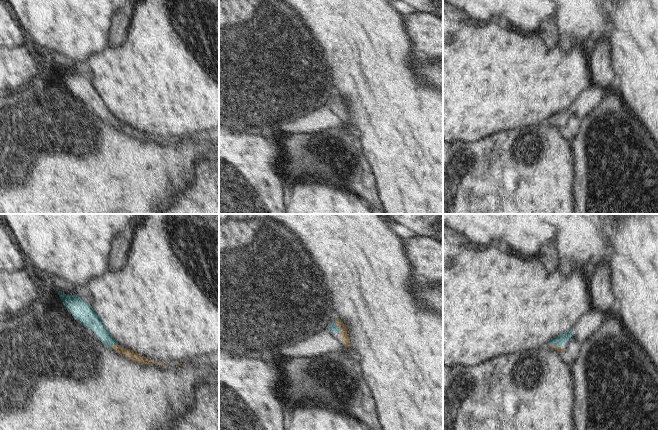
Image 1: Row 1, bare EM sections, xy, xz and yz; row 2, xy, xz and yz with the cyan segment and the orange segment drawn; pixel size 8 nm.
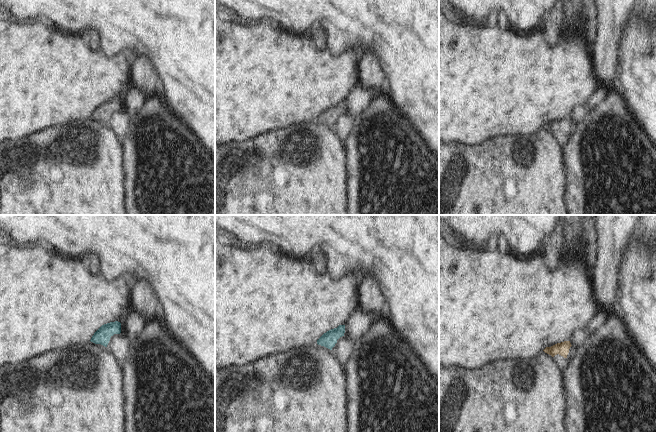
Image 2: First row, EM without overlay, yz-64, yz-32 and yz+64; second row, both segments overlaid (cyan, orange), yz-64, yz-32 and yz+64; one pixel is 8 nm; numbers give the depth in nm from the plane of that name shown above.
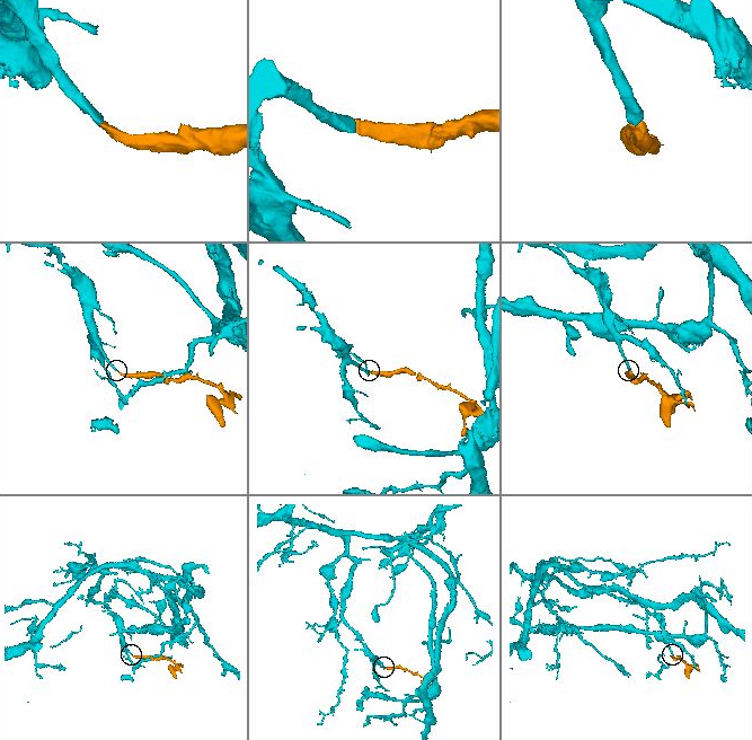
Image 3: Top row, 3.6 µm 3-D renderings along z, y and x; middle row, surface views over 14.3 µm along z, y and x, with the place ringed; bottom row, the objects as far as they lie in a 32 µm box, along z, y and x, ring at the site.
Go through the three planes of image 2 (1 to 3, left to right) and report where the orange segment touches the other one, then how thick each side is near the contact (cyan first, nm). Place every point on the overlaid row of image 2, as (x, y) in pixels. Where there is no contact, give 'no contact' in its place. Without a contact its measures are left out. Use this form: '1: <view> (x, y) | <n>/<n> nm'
1: no contact
2: no contact
3: no contact

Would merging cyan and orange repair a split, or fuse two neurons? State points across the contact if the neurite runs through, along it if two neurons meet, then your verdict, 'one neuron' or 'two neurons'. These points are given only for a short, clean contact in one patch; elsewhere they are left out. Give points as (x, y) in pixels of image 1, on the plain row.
runs through yz (559, 116), (554, 120), (559, 125); one neuron

